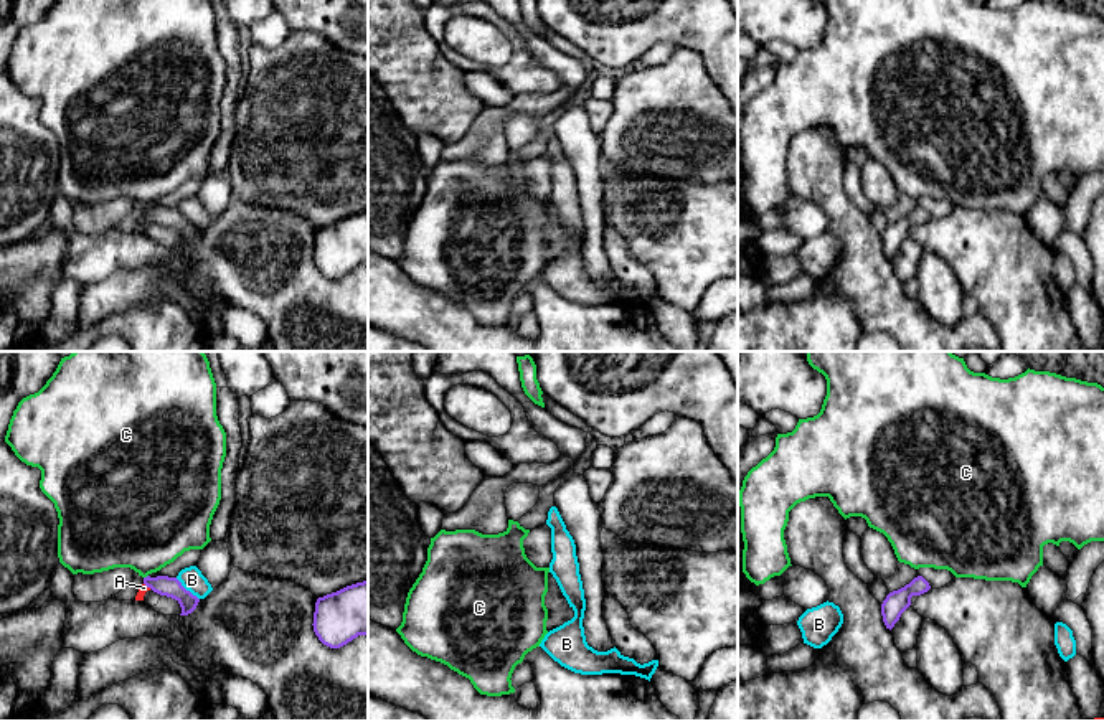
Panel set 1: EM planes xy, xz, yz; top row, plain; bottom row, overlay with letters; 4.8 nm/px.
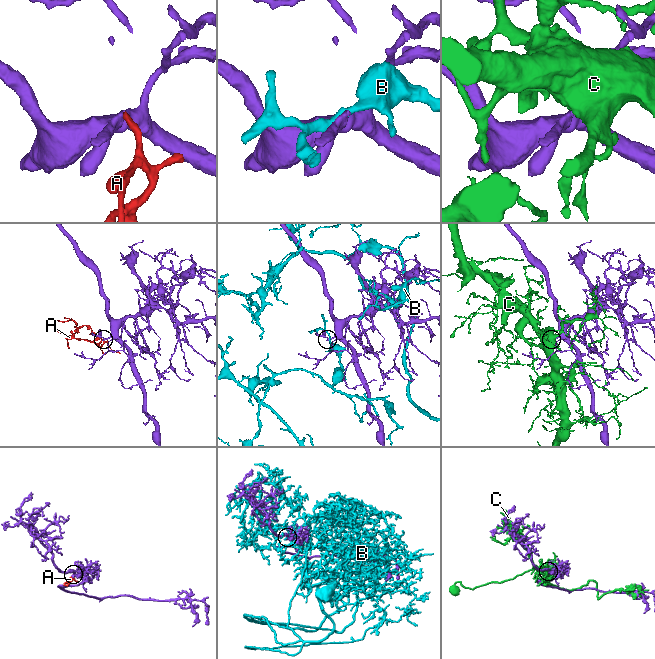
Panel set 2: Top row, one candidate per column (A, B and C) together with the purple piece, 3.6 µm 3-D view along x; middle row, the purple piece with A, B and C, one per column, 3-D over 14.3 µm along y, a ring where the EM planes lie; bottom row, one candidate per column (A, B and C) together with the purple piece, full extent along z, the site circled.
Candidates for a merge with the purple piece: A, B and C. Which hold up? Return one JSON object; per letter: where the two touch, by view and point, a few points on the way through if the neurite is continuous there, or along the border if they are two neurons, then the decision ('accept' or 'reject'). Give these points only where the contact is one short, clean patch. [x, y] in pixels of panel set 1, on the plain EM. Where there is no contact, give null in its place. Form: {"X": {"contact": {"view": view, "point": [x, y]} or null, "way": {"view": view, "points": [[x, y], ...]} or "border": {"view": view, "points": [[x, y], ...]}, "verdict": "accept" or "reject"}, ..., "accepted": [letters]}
{"A": {"contact": {"view": "xy", "point": [147, 216]}, "way": {"view": "xy", "points": [[167, 216], [147, 216], [144, 218]]}, "verdict": "accept"}, "B": {"contact": {"view": "xy", "point": [185, 220]}, "verdict": "reject"}, "C": {"contact": {"view": "xy", "point": [147, 207]}, "verdict": "reject"}, "accepted": ["A"]}

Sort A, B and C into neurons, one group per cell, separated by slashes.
A / B / C

